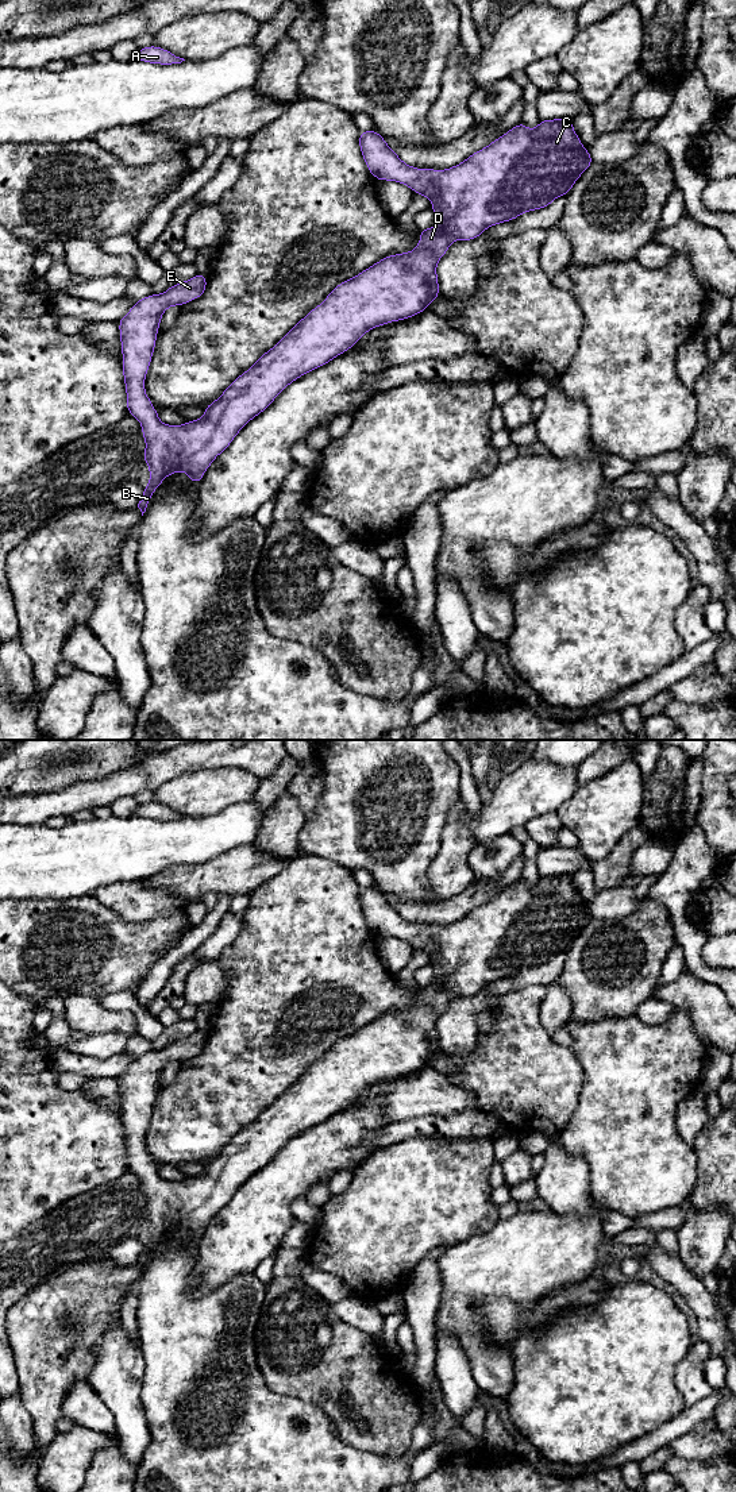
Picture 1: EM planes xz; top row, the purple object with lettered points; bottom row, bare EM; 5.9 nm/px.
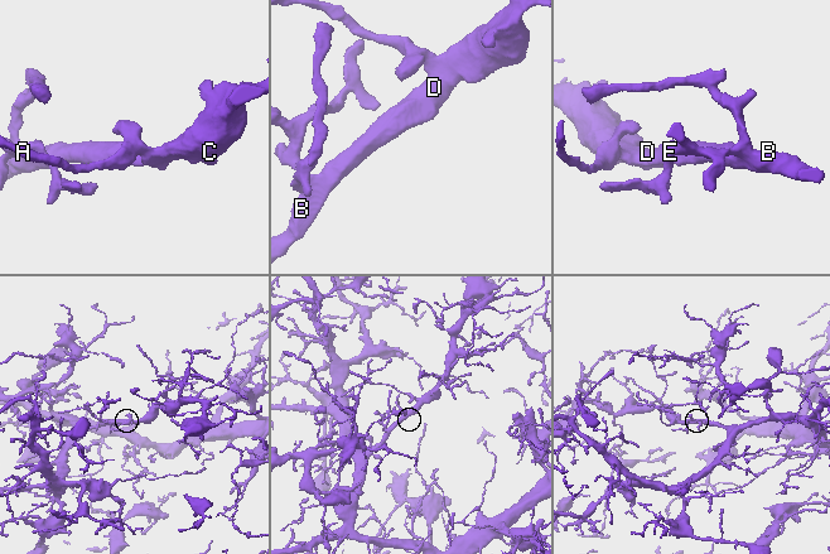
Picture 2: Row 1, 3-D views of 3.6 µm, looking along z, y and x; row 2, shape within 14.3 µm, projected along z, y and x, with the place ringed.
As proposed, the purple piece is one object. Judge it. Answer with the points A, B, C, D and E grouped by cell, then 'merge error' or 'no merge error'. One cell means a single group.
A B C D E; no merge error

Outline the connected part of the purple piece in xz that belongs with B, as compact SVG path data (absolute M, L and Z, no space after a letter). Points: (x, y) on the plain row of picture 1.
M569 874L540 876L533 887L519 879L485 905L446 926L420 926L404 920L386 901L384 892L374 886L361 887L359 903L375 936L401 938L413 949L425 952L429 959L433 957L431 965L438 982L420 984L419 1002L413 1007L388 1011L358 1032L340 1038L282 1096L234 1136L216 1157L205 1163L204 1173L186 1177L184 1181L161 1179L158 1168L146 1152L144 1134L162 1069L172 1061L181 1063L201 1053L207 1044L207 1032L197 1029L193 1034L170 1042L163 1050L150 1050L135 1057L130 1068L117 1077L127 1167L142 1179L142 1191L146 1196L143 1218L150 1225L150 1240L143 1244L143 1253L138 1260L142 1272L151 1257L151 1250L169 1230L185 1227L197 1241L215 1214L231 1200L239 1187L262 1169L289 1140L354 1103L371 1084L406 1076L427 1065L436 1053L440 1053L436 1021L454 996L473 996L494 980L513 976L524 968L546 964L558 952L567 952L575 937L593 920L590 907L582 902Z

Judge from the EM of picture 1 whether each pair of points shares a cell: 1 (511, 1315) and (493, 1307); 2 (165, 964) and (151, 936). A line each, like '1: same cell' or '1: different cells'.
1: same cell
2: different cells

